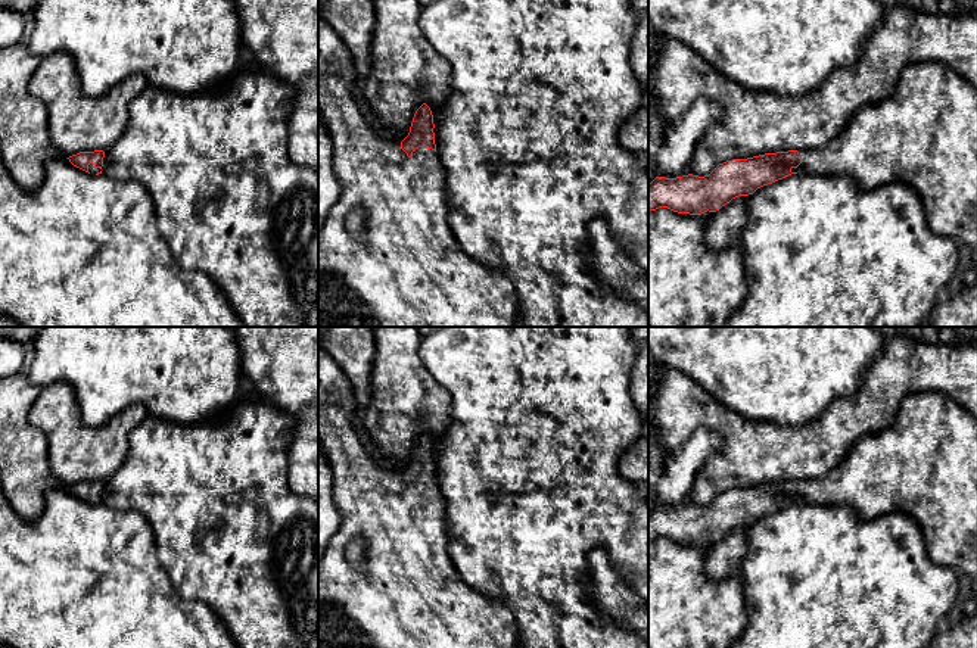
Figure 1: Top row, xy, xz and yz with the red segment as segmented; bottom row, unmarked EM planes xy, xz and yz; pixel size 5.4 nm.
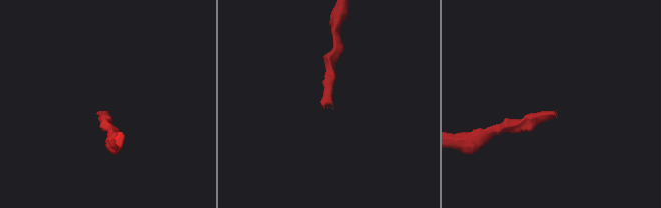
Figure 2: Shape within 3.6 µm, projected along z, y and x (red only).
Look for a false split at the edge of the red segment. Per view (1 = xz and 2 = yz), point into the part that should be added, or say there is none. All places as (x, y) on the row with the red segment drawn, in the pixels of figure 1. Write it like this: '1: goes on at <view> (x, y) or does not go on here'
1: goes on at xz (408, 270)
2: goes on at yz (924, 134)

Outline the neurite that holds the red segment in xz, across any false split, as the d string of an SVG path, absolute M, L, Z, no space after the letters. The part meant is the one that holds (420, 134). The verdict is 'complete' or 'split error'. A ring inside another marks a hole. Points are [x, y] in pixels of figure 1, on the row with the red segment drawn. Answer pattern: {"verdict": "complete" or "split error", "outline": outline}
{"verdict": "split error", "outline": "M318 15L318 109L329 130L333 144L333 171L340 183L342 191L336 205L327 214L324 224L318 228L318 327L517 327L517 299L514 284L501 272L486 267L463 252L451 225L445 171L441 165L435 144L435 124L430 108L423 103L414 113L410 133L401 141L379 137L377 131L364 116L363 106L357 97L361 78L357 74L352 54L324 18ZM361 209L364 214L364 239L355 239L345 227L346 216Z"}

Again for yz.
{"verdict": "split error", "outline": "M909 63L900 71L896 90L890 97L855 112L846 128L825 146L726 161L704 177L693 174L676 178L656 177L648 184L648 211L668 208L690 215L716 212L732 199L753 194L757 189L791 174L846 175L859 190L872 190L890 183L909 184L922 200L933 233L977 250L977 88L942 63Z"}

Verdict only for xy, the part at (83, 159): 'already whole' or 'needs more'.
needs more

